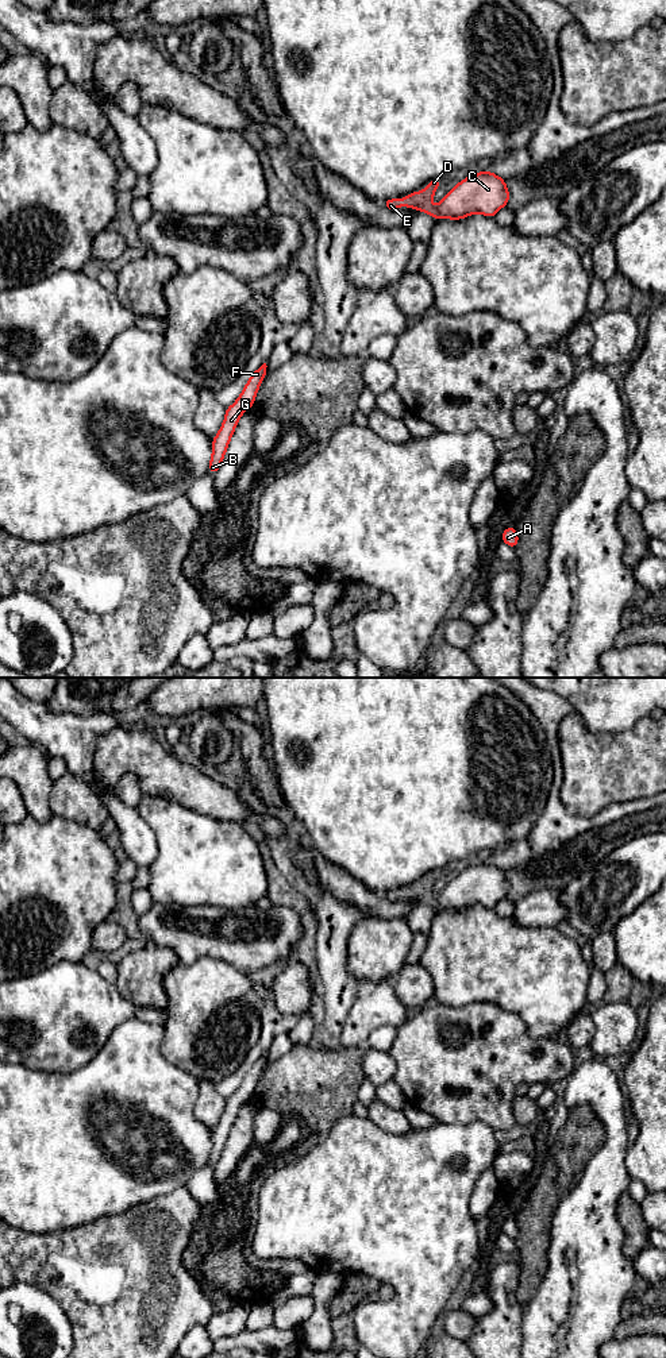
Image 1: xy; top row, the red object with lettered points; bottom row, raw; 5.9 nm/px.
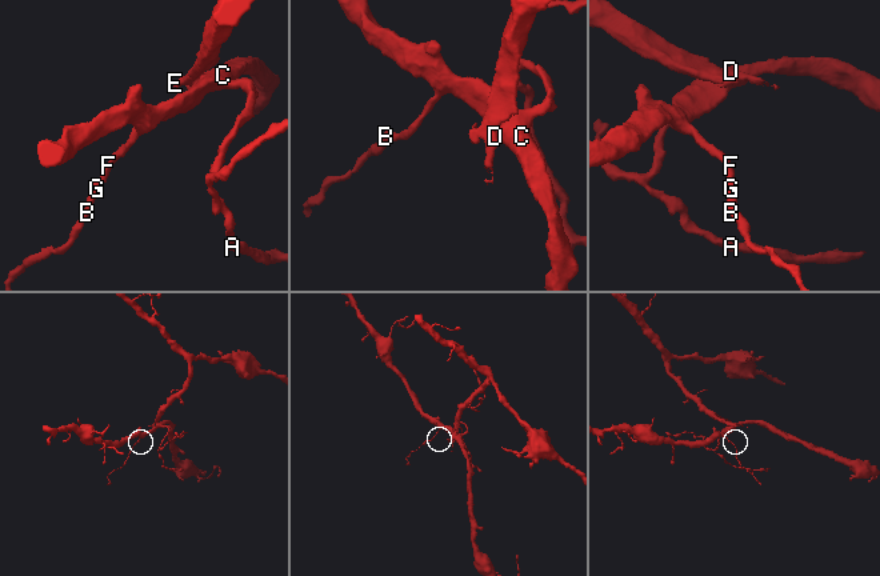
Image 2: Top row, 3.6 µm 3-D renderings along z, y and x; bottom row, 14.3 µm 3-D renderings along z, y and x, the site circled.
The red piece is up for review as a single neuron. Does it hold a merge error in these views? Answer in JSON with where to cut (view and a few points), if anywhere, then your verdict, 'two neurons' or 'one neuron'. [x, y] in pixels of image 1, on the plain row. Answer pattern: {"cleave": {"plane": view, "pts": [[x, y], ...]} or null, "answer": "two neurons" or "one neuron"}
{"cleave": {"plane": "xy", "pts": [[437, 899], [434, 907]]}, "answer": "two neurons"}

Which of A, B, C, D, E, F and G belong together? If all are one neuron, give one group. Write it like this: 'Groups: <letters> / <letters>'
Groups: A B C F G / D E

